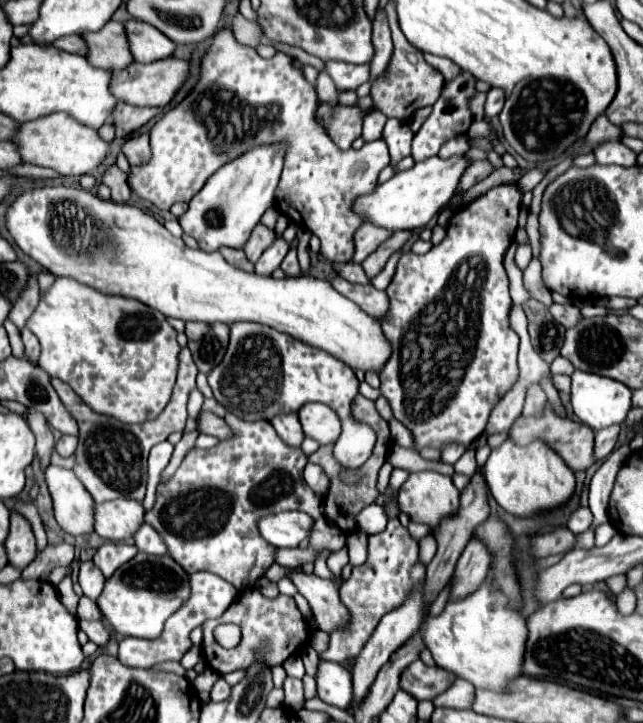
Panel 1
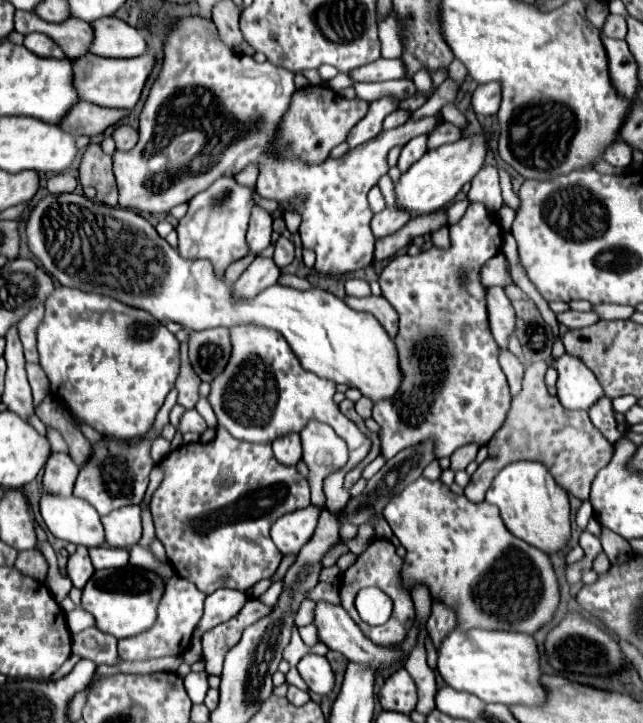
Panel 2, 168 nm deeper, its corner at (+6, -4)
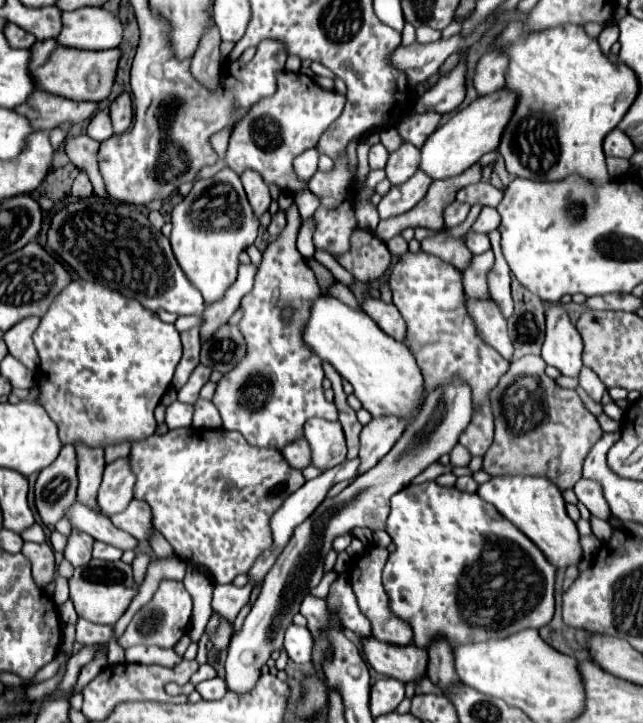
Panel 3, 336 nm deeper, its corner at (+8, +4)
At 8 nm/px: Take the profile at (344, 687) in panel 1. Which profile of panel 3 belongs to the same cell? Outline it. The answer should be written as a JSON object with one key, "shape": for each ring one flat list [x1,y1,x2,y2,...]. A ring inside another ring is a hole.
{"shape":[[291,624,285,632,285,650,295,664,309,664,313,658,313,636,307,628]]}

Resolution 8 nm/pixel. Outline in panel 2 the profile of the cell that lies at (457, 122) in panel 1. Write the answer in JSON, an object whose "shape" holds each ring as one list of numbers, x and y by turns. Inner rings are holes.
{"shape":[[427,134,409,140,403,146,401,156,399,156,399,162,397,162,397,168,401,170,401,174,405,174,411,168,411,164,415,164,425,152,427,152]]}

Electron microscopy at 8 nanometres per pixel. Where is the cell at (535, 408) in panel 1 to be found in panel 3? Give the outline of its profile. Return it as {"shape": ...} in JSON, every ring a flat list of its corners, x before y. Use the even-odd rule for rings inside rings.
{"shape":[[469,300,467,310,471,312,471,318,475,320,475,326,479,328,479,336,493,346,505,360,513,358,513,342,507,334,507,322,501,316,499,306,493,300]]}

